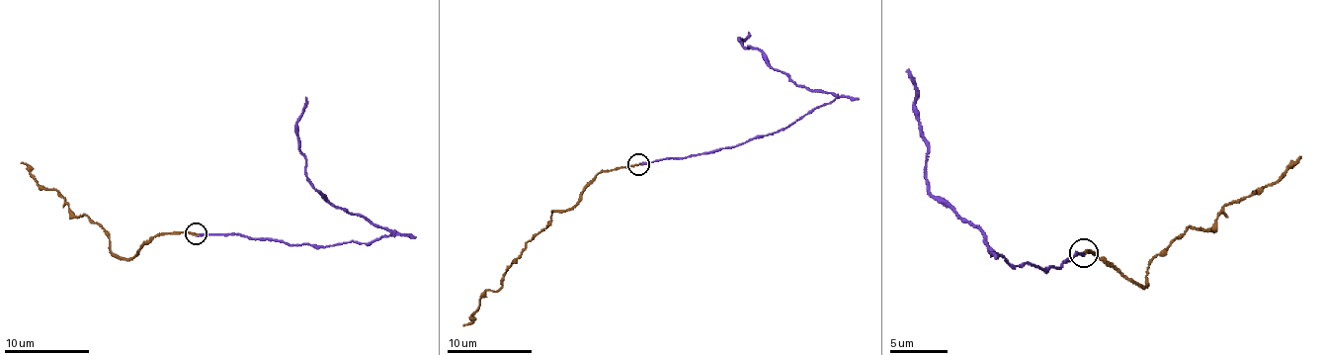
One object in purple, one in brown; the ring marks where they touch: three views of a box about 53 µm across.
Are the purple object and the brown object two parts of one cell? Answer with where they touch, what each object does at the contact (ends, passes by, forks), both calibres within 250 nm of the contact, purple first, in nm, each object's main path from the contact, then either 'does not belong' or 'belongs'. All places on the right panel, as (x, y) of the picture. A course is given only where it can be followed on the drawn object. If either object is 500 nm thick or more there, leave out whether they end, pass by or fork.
place (1084, 252); purple ends; brown ends; calibres 240 and 190 nm; course purple (1085, 255), (1044, 269), (1033, 263), (1013, 266), (987, 246), (987, 237), (930, 189), (927, 145), (909, 68); course brown (1085, 252), (1142, 287), (1148, 263), (1177, 237), (1208, 228), (1225, 206), (1272, 186), (1300, 157); belongs

